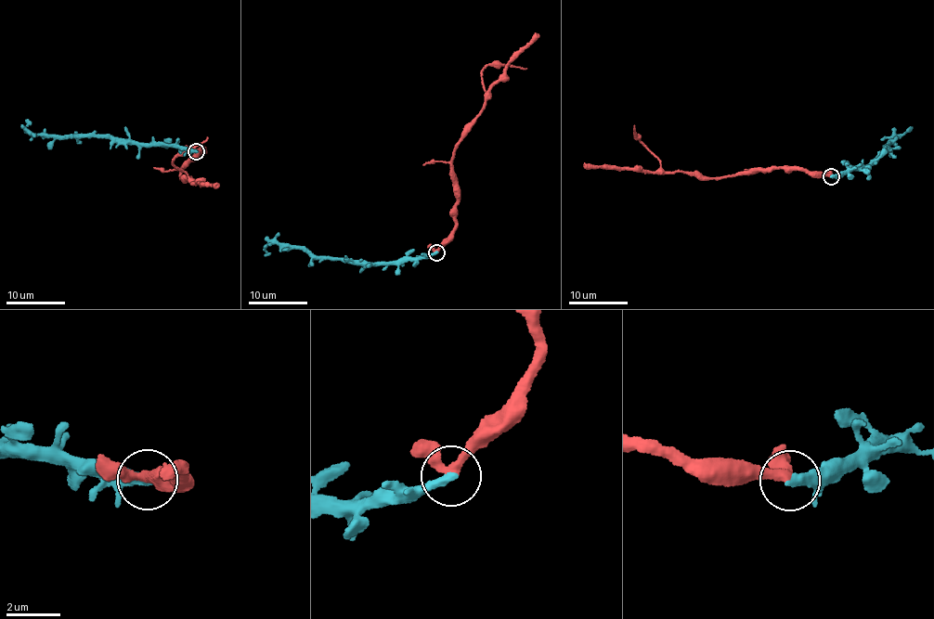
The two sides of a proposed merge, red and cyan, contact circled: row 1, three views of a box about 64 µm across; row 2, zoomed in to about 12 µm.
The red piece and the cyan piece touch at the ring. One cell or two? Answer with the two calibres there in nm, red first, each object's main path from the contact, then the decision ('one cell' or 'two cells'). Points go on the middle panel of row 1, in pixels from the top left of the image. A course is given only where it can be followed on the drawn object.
320 nm thick on the red side, 360 nm on the other; red runs (437, 252), (455, 225), (455, 146), (465, 127), (480, 112), (486, 93), (503, 72), (505, 65), (538, 33); cyan runs (437, 252), (405, 260), (377, 263), (310, 255), (302, 248), (270, 242), (265, 249), (265, 256); two cells

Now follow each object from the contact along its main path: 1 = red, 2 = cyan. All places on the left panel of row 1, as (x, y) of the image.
1: (197, 150), (203, 148), (188, 161), (179, 177), (207, 186), (216, 182)
2: (197, 150), (72, 135), (30, 134), (25, 127), (26, 120)

